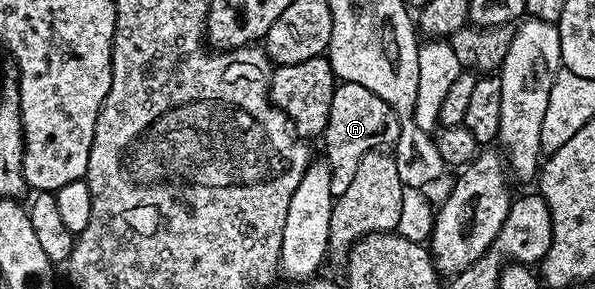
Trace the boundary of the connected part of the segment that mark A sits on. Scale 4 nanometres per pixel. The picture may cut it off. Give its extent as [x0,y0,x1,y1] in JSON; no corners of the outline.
[322,82,398,196]

